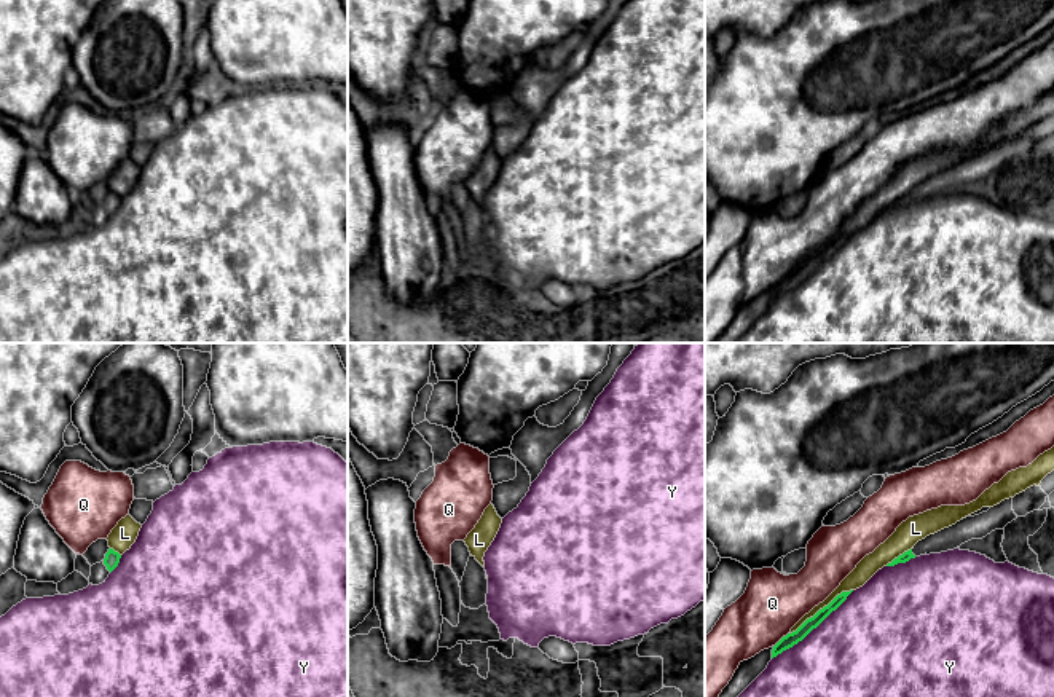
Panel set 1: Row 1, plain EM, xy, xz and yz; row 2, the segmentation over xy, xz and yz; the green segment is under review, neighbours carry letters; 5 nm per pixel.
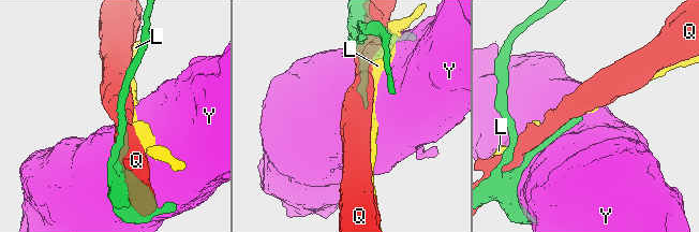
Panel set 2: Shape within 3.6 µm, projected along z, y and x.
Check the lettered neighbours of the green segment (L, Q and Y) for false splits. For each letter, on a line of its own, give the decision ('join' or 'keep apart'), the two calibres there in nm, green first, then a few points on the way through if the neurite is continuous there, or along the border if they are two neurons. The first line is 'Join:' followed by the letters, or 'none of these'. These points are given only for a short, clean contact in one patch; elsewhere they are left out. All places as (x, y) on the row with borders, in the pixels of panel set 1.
Join: none of these
L: keep apart; calibres 70 and 90 nm
Q: keep apart; calibres 70 and 300 nm
Y: keep apart; calibres 70 and 460 nm

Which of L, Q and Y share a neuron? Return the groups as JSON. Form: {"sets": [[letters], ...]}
{"sets": [["L"], ["Q"], ["Y"]]}

